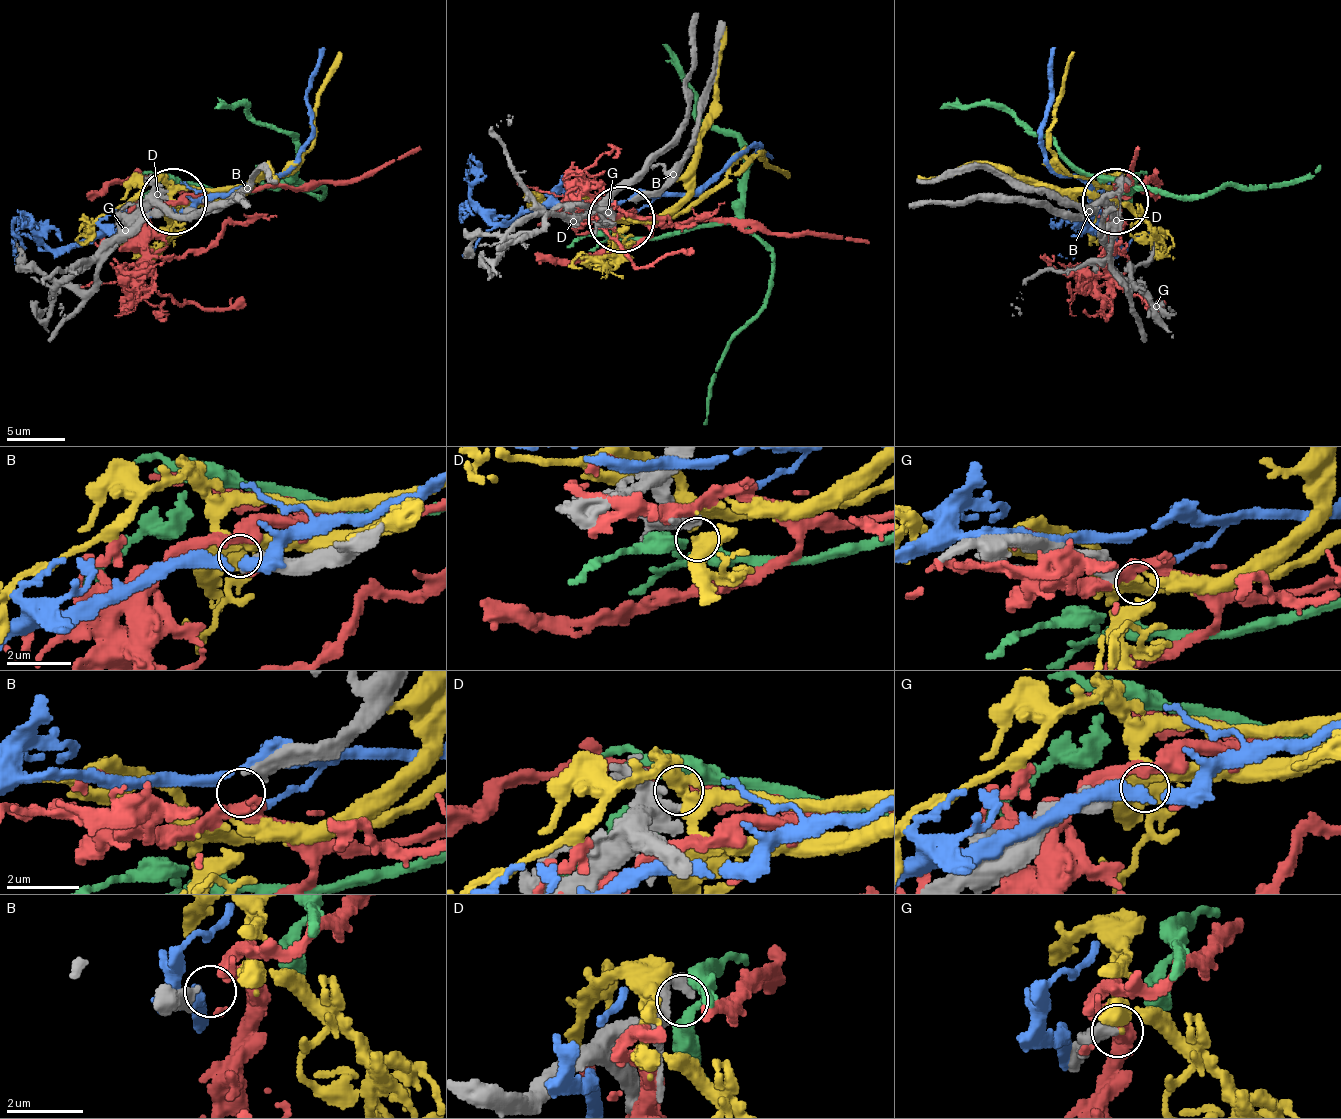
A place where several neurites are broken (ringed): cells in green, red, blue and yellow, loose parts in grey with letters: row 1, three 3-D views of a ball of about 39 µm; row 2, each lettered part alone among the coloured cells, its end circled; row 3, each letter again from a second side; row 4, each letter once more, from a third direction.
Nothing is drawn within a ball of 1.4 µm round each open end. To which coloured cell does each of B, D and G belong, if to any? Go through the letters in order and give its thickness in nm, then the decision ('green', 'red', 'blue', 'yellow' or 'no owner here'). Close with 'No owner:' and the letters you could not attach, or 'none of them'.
B: 440 nm thick; red
D: 380 nm thick; no owner here
G: 440 nm thick; yellow
No owner: D

